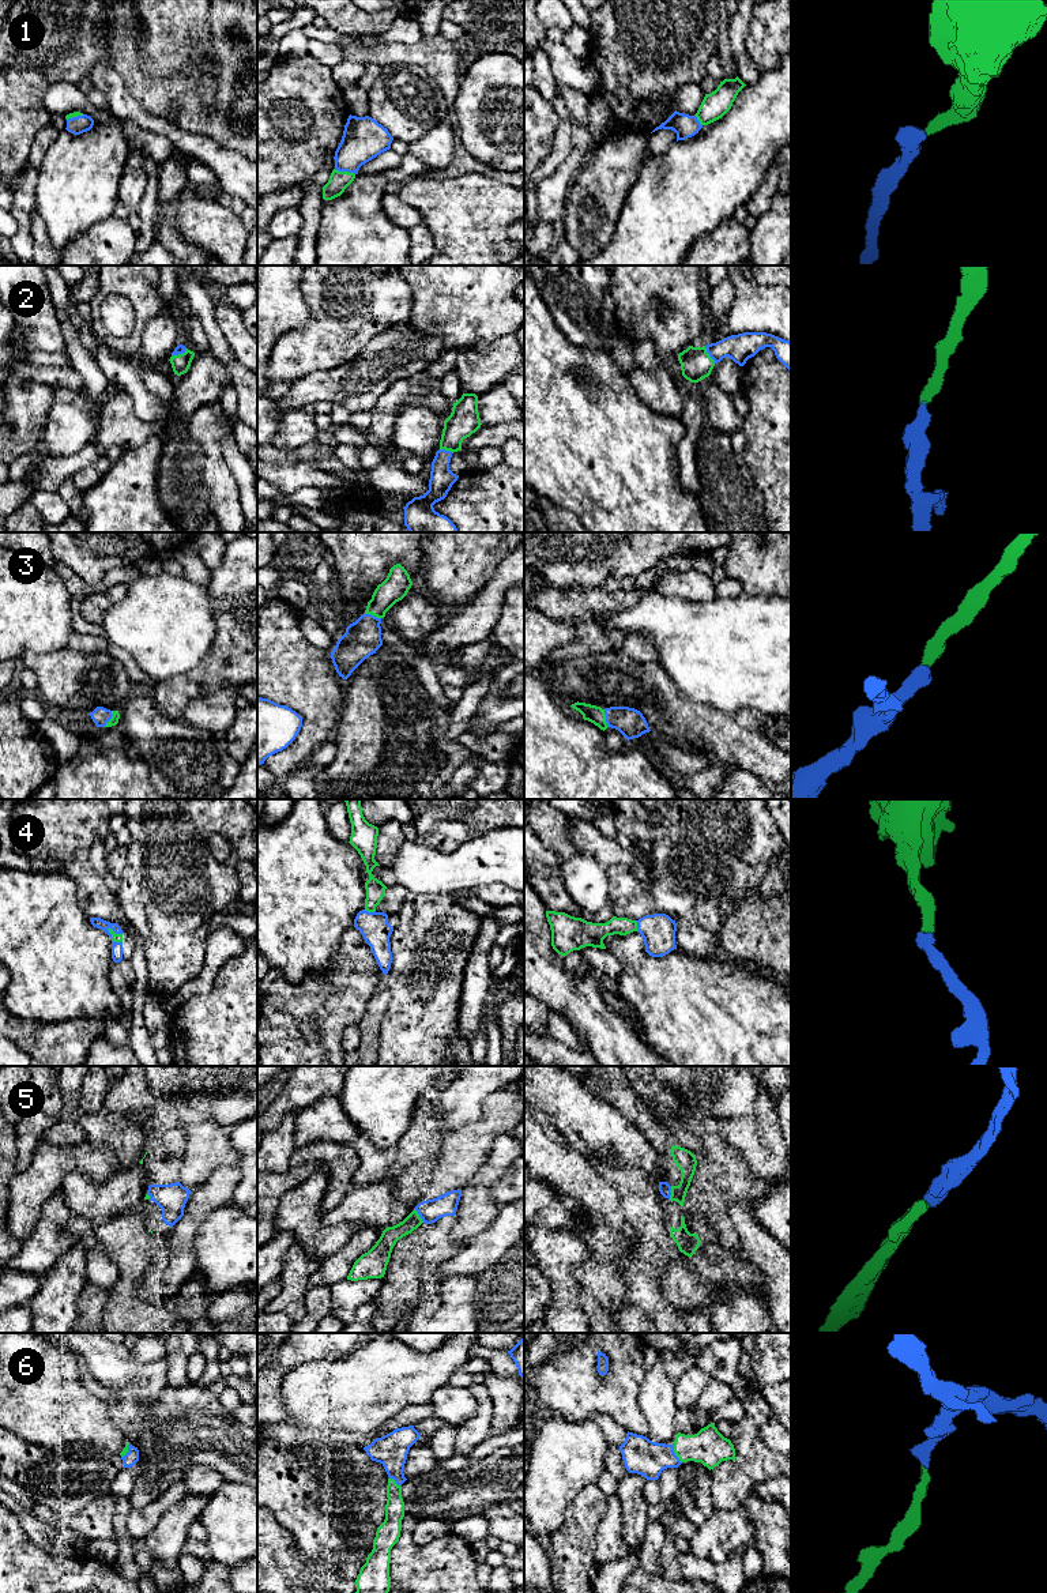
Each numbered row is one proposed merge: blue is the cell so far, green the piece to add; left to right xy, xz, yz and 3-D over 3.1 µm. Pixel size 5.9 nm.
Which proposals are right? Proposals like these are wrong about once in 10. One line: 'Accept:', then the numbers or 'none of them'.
Accept: 1, 2, 3, 4, 5, 6

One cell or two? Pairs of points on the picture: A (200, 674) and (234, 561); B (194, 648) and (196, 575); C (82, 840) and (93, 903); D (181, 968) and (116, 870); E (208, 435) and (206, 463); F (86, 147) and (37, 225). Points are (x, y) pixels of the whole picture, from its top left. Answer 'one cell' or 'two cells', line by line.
A: one cell
B: two cells
C: one cell
D: two cells
E: one cell
F: two cells

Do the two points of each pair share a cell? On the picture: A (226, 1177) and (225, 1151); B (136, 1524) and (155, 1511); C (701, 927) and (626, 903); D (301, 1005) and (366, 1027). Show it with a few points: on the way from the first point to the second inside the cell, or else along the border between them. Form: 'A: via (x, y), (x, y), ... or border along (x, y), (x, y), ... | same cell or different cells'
A: border along (236, 1164), (215, 1167), (200, 1183) | different cells
B: via (140, 1522), (151, 1513) | same cell
C: via (682, 908), (677, 903), (646, 903) | same cell
D: border along (373, 995), (357, 1025) | different cells

